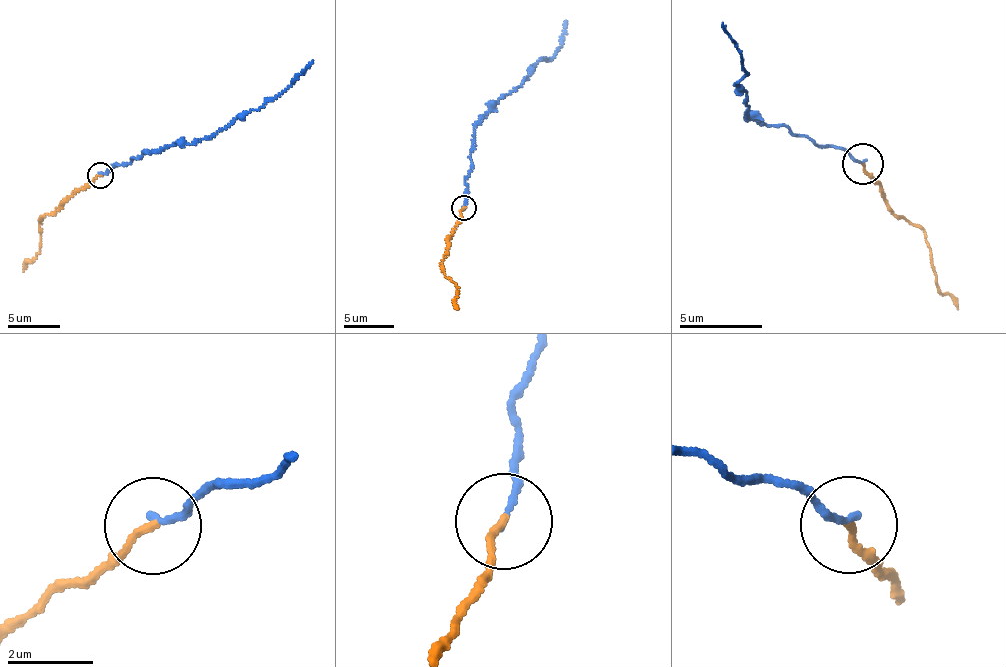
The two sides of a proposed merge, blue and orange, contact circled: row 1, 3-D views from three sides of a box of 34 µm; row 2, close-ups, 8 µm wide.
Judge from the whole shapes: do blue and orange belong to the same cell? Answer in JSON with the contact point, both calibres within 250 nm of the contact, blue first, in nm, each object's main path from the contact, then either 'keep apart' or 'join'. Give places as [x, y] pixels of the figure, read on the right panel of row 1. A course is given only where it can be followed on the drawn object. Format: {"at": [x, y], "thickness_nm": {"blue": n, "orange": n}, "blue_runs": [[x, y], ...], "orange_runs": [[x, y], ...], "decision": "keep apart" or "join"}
{"at": [862, 163], "thickness_nm": {"blue": 150, "orange": 160}, "blue_runs": [[861, 160], [787, 126], [768, 128], [745, 117], [748, 97], [736, 84], [745, 76], [742, 58], [722, 21]], "orange_runs": [[861, 164], [894, 214], [910, 219], [926, 234], [935, 283], [956, 310]], "decision": "join"}

